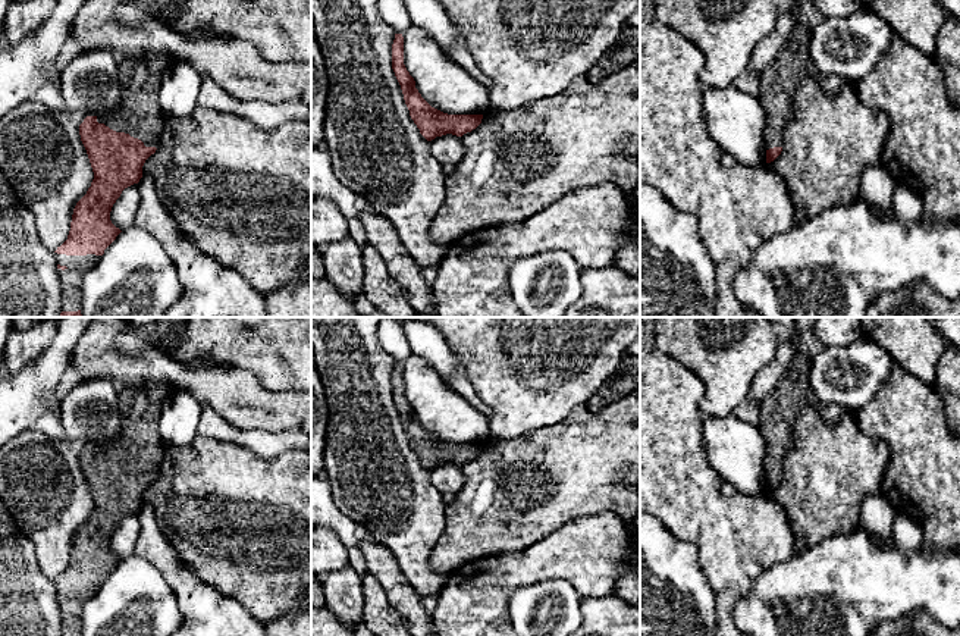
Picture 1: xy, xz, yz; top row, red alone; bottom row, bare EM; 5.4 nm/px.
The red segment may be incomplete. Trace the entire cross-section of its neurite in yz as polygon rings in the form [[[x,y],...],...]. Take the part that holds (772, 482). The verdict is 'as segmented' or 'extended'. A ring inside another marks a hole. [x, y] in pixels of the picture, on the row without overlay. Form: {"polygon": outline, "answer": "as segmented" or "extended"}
{"polygon": [[[797,344],[790,370],[763,402],[757,429],[766,441],[766,492],[774,491],[782,480],[784,460],[793,447],[793,429],[810,392],[809,370],[810,360],[800,353]]], "answer": "extended"}

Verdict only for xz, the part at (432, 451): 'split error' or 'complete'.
complete

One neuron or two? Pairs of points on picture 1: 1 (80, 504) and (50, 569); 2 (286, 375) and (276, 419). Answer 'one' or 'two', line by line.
1: one
2: two

